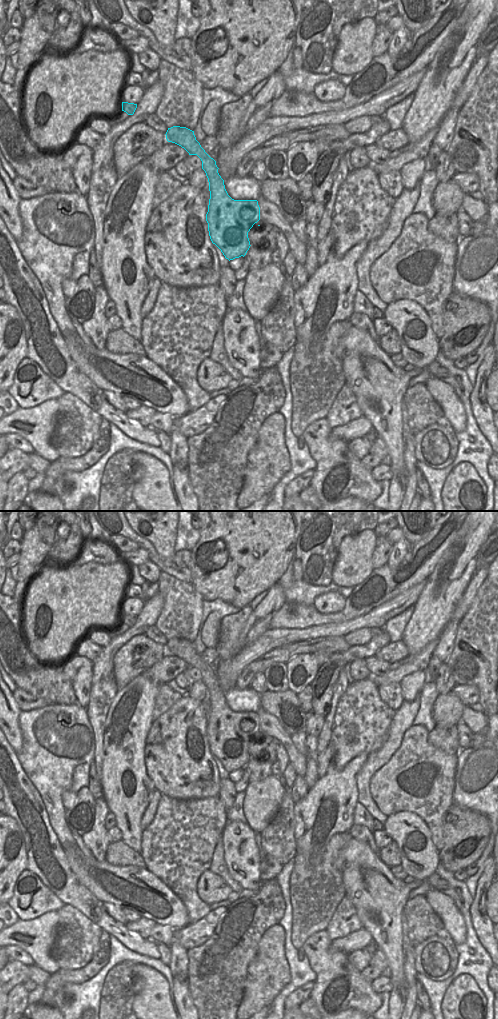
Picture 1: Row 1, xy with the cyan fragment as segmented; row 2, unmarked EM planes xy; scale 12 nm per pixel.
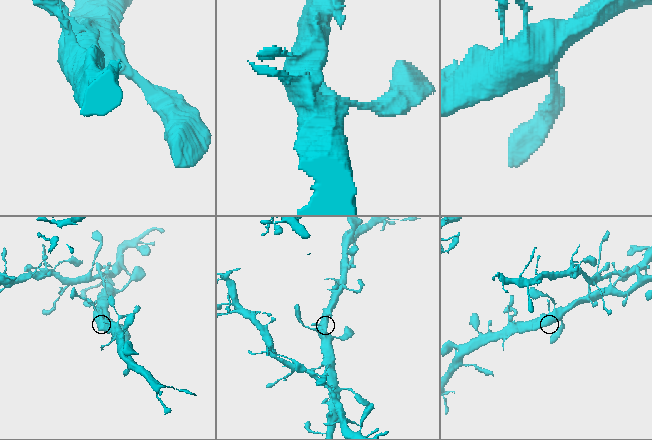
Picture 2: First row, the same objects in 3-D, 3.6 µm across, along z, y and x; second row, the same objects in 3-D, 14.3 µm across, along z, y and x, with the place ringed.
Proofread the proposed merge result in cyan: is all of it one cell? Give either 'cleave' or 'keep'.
keep

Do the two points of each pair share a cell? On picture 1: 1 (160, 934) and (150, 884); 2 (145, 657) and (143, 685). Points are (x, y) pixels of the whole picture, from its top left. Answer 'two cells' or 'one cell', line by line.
1: two cells
2: two cells

